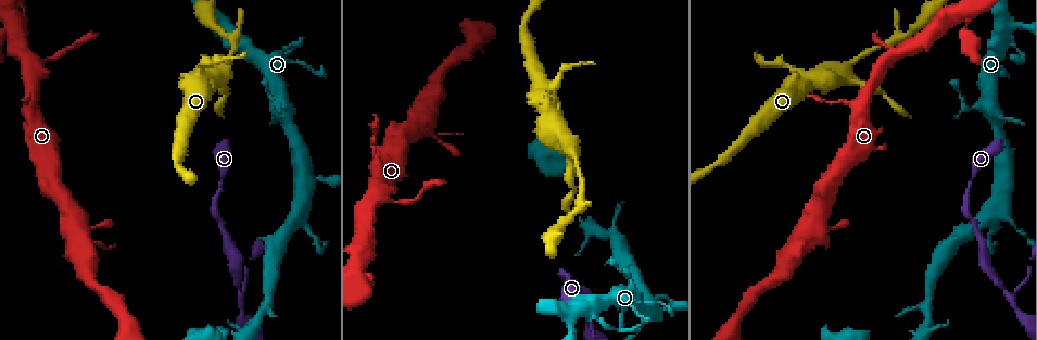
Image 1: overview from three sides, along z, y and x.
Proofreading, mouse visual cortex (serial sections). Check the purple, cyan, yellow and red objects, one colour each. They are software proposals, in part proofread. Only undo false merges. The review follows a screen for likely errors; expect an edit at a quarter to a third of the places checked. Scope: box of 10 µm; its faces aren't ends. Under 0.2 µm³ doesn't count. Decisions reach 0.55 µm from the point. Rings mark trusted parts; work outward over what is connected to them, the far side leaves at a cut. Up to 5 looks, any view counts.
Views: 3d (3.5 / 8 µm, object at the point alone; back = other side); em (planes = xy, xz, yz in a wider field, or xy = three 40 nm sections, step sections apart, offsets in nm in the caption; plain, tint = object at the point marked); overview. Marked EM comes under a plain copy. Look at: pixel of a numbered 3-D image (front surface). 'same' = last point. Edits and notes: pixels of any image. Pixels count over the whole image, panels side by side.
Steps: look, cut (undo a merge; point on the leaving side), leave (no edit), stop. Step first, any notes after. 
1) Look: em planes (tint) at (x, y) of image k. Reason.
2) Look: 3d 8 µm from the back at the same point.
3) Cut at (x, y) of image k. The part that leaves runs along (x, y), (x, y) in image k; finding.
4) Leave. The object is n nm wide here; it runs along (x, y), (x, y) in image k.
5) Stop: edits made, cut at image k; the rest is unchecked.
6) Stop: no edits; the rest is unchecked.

Look: 3d 3.5 µm at (840, 73) of image 1. Calibre changes.

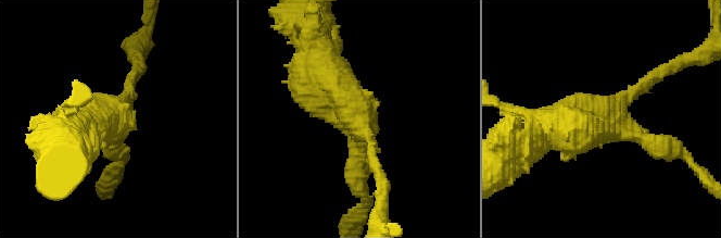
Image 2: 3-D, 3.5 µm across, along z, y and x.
Look: em xy step 2 (tint) at (605, 119) of image 2. Now the EM.

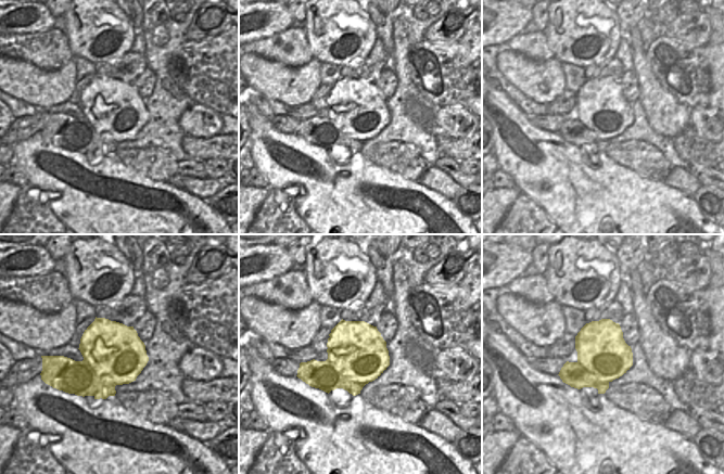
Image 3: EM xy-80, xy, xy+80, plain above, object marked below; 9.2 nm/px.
Cut at (294, 94) of image 2. The object is 550 nm wide here; a border runs along (87, 329), (94, 372), (115, 385) in image 3; a second cell is stuck on.

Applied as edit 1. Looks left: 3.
Look: 3d 8 µm at (240, 296) of image 1. Sharp bend.

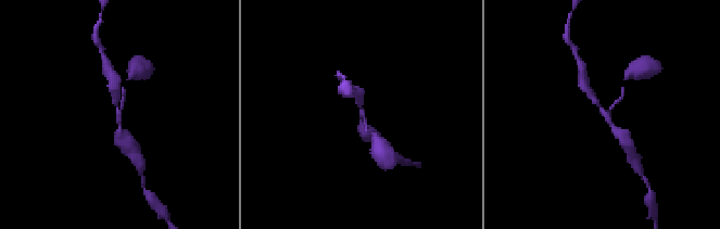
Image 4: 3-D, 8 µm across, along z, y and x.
Look: em xy step 1 (tint) at the same point. 3 arms meet here; the arms are 100, 250, 250 nm wide; need the tissue.

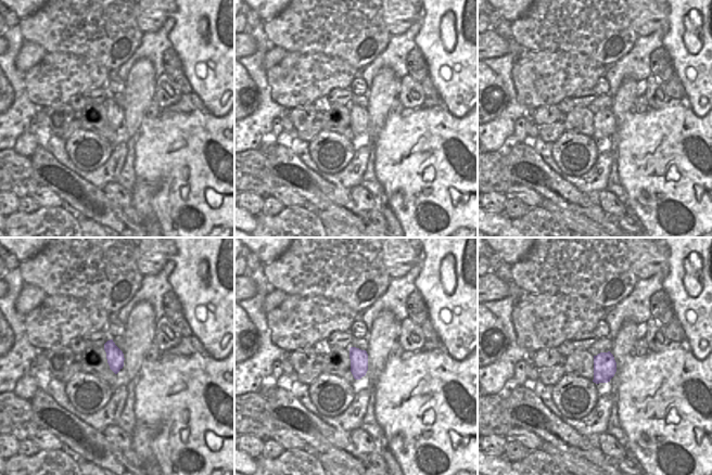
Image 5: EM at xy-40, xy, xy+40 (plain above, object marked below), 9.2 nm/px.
Leave. It runs along (585, 88), (623, 138) in image 4; all the same cell.

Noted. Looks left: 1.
Stop: edits made, cut at image 2; the rest is unchecked.

